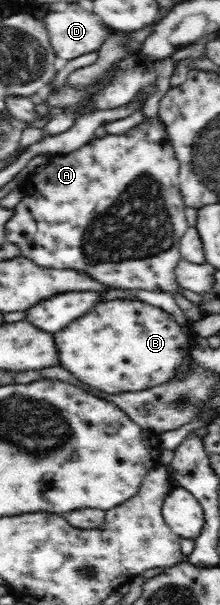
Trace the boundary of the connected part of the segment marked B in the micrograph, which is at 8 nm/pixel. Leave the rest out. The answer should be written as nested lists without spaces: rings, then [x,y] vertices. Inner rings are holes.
[[[109,300],[101,302],[85,316],[69,323],[62,331],[53,334],[59,356],[59,365],[84,385],[97,388],[107,394],[134,392],[168,383],[174,380],[181,361],[189,356],[192,338],[184,338],[183,327],[159,307],[140,300]]]

